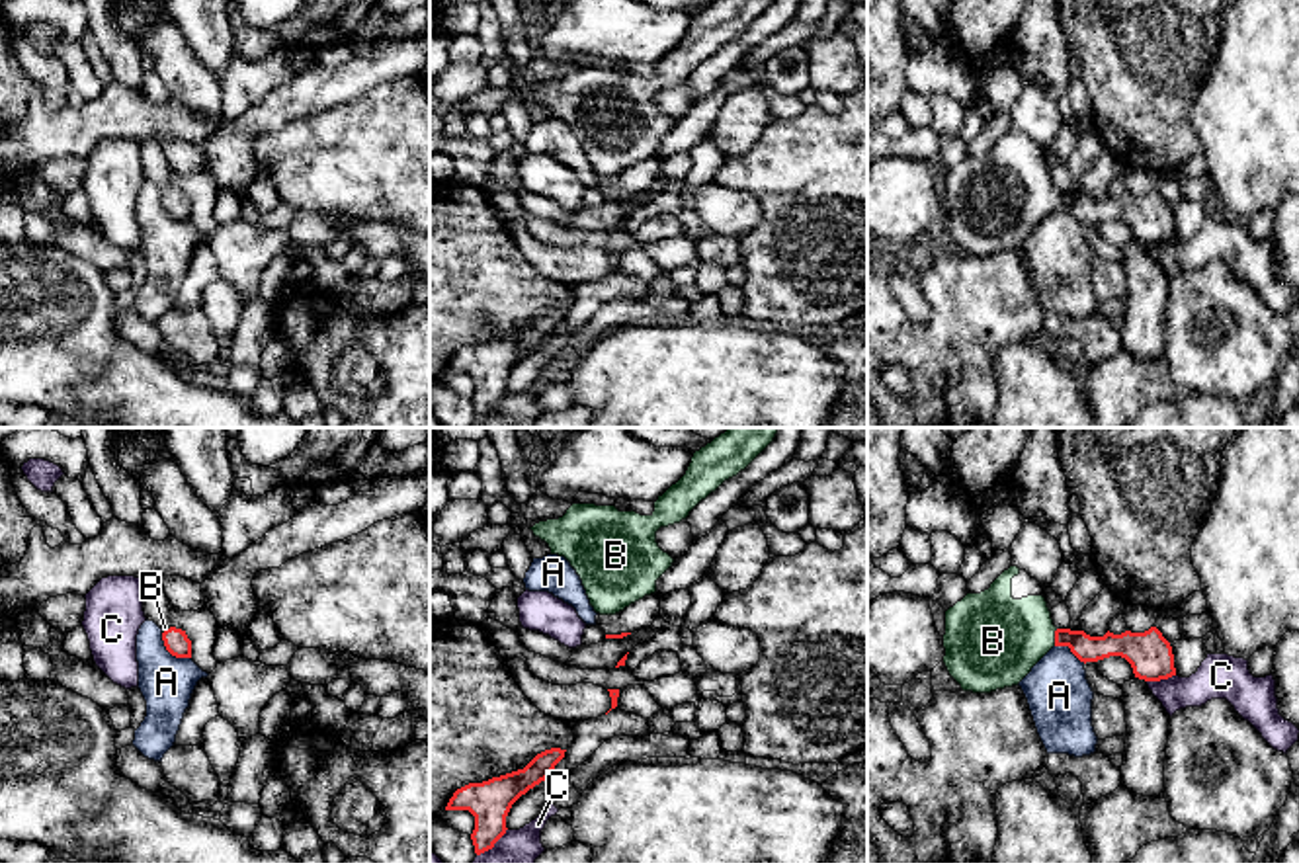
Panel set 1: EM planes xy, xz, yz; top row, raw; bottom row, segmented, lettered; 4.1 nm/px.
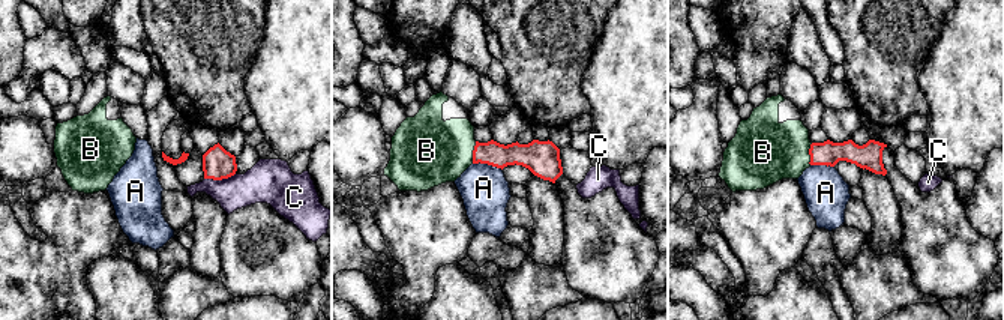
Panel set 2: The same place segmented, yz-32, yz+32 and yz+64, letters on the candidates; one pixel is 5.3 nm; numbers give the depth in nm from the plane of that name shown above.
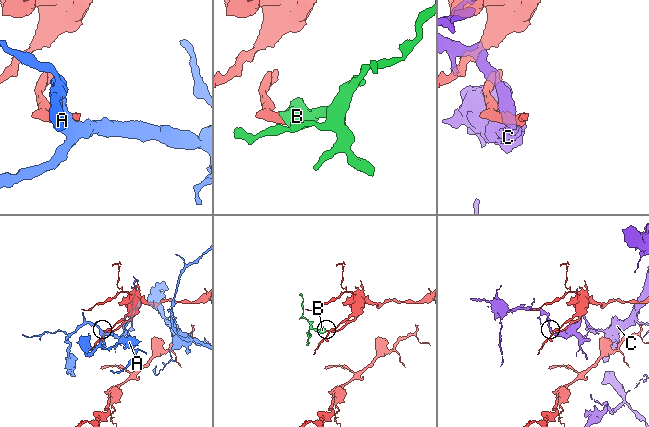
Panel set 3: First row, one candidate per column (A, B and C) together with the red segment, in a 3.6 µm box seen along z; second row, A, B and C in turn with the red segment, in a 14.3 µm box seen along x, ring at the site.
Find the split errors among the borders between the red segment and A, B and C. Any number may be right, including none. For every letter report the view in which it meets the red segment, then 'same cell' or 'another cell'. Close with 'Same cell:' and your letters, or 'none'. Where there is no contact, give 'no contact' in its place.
A: contact in xy; another cell
B: contact in yz; same cell
C: contact in yz; another cell
Same cell: B

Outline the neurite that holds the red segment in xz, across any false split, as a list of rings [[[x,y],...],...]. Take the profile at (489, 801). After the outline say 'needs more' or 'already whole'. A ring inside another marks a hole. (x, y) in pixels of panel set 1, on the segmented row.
[[[551,748],[537,754],[524,769],[492,777],[482,783],[469,783],[453,793],[445,810],[469,810],[475,816],[471,834],[475,853],[494,847],[506,834],[506,816],[512,804],[529,789],[549,777],[566,750]]]; already whole

